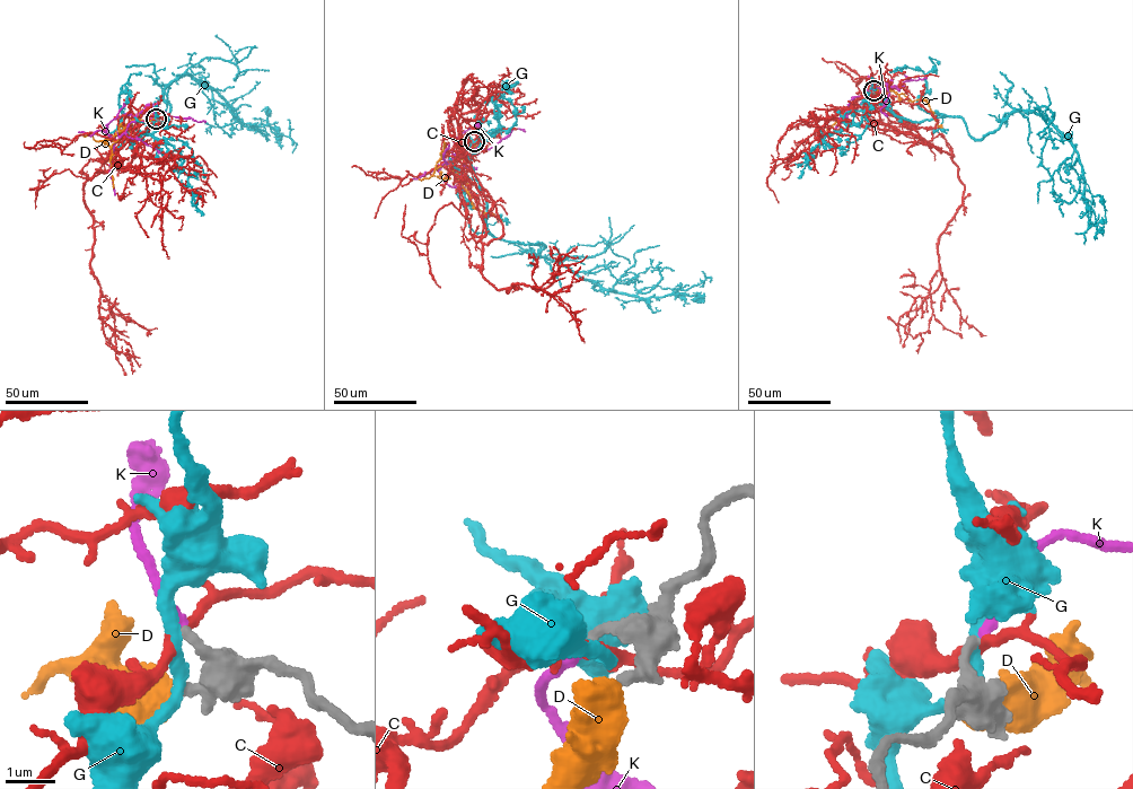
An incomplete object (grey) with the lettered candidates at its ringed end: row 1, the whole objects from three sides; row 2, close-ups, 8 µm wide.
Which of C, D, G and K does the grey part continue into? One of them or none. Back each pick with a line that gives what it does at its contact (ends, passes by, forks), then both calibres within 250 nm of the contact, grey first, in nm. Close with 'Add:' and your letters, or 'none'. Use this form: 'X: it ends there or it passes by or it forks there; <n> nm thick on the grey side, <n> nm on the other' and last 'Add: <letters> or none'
K: it ends there; 240 nm thick on the grey side, 200 nm on the other
Add: K

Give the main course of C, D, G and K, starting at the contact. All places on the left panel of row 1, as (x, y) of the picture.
C: (156, 119), (137, 136), (119, 138), (82, 190), (93, 218), (99, 317), (106, 343), (129, 354), (132, 374)
D: (156, 121), (132, 120), (121, 131), (120, 123), (135, 138), (140, 138)
G: (156, 119), (133, 143), (122, 129), (157, 131), (165, 89), (187, 73), (239, 122), (288, 137), (292, 152)
K: (156, 119), (139, 122), (126, 114), (106, 124), (106, 132), (116, 140), (148, 105), (205, 121)

